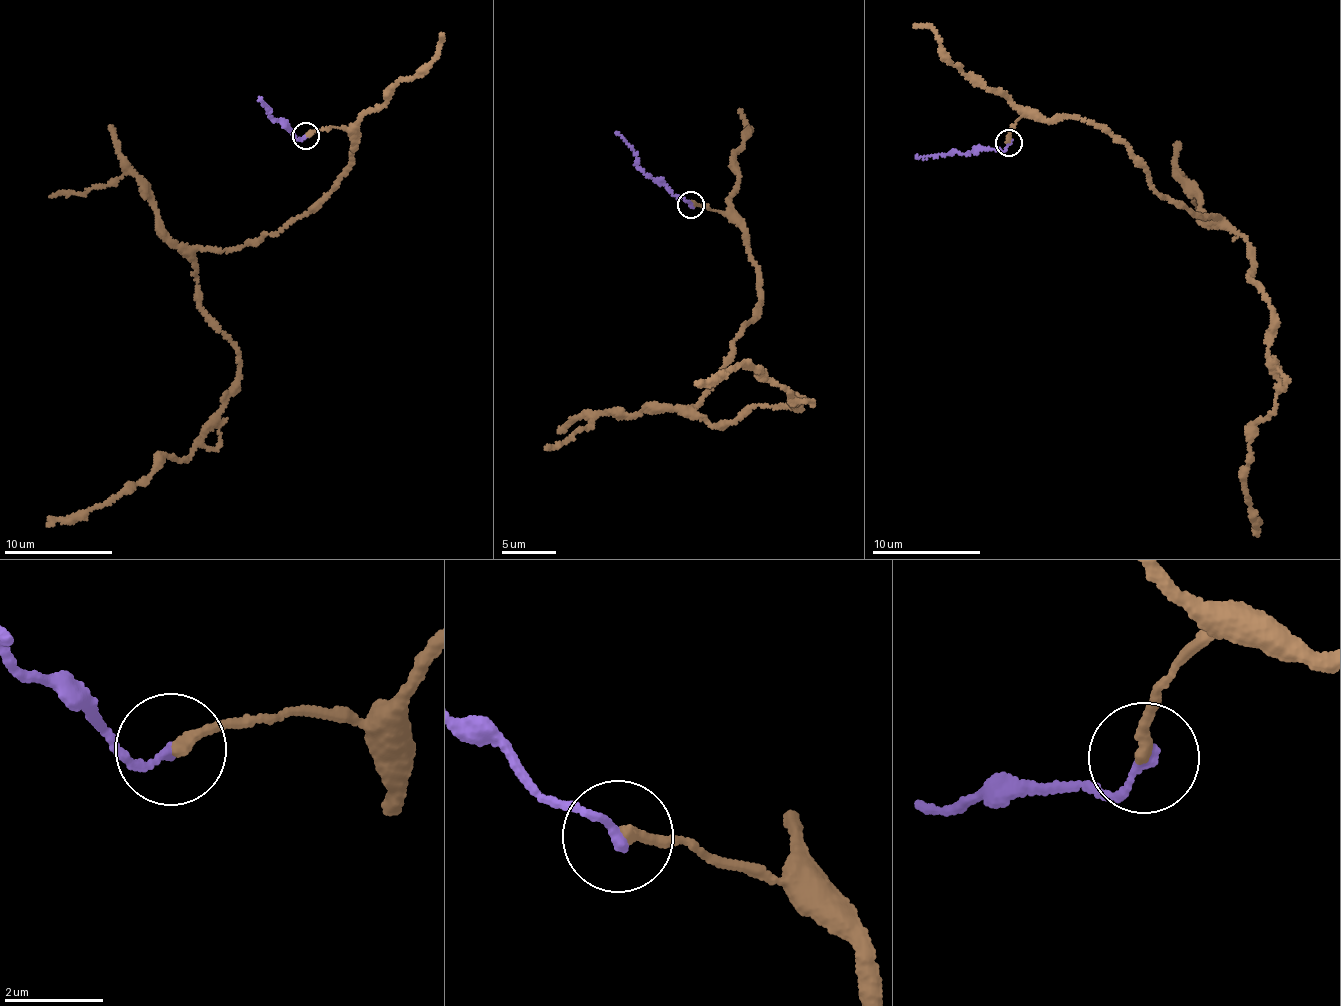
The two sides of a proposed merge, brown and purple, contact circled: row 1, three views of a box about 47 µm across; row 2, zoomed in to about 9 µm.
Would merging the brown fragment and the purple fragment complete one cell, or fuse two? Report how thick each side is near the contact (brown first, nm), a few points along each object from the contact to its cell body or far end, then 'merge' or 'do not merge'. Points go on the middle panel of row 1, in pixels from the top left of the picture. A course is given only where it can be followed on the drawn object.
240/200 nm | brown via (692, 203), (741, 227), (760, 304), (693, 411), (713, 425), (758, 405), (799, 403), (743, 363), (698, 384) | purple via (692, 203), (648, 177), (615, 133) | merge

